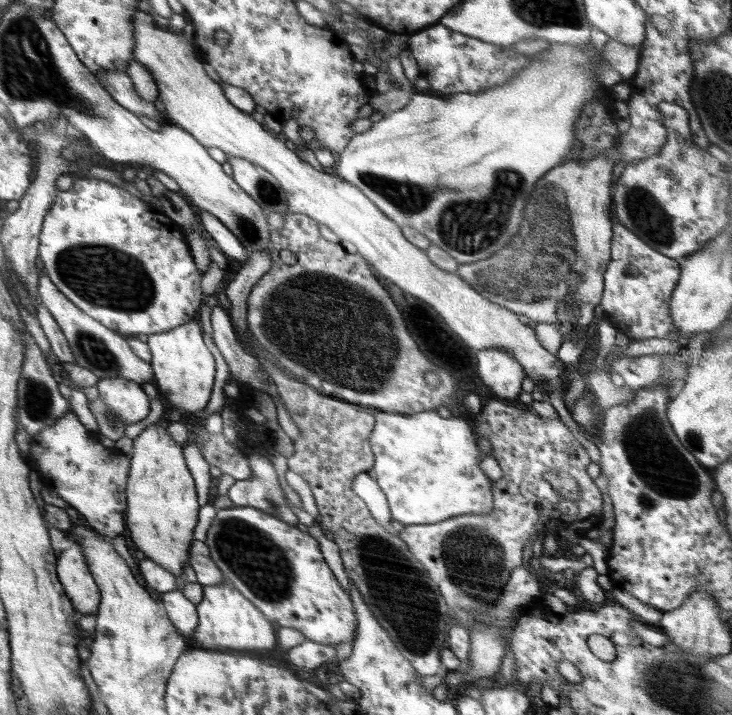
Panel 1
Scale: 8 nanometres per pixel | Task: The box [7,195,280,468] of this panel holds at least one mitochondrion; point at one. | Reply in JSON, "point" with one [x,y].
{"point":[102,275]}

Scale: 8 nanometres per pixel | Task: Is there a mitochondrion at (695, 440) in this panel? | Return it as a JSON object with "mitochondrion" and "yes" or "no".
{"mitochondrion":"yes"}

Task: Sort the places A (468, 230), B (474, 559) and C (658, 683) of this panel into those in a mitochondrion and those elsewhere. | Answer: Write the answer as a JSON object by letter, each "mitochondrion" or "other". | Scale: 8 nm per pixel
{"A":"mitochondrion","B":"mitochondrion","C":"mitochondrion"}

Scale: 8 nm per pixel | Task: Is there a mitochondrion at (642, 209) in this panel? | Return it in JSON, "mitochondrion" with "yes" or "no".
{"mitochondrion":"yes"}

